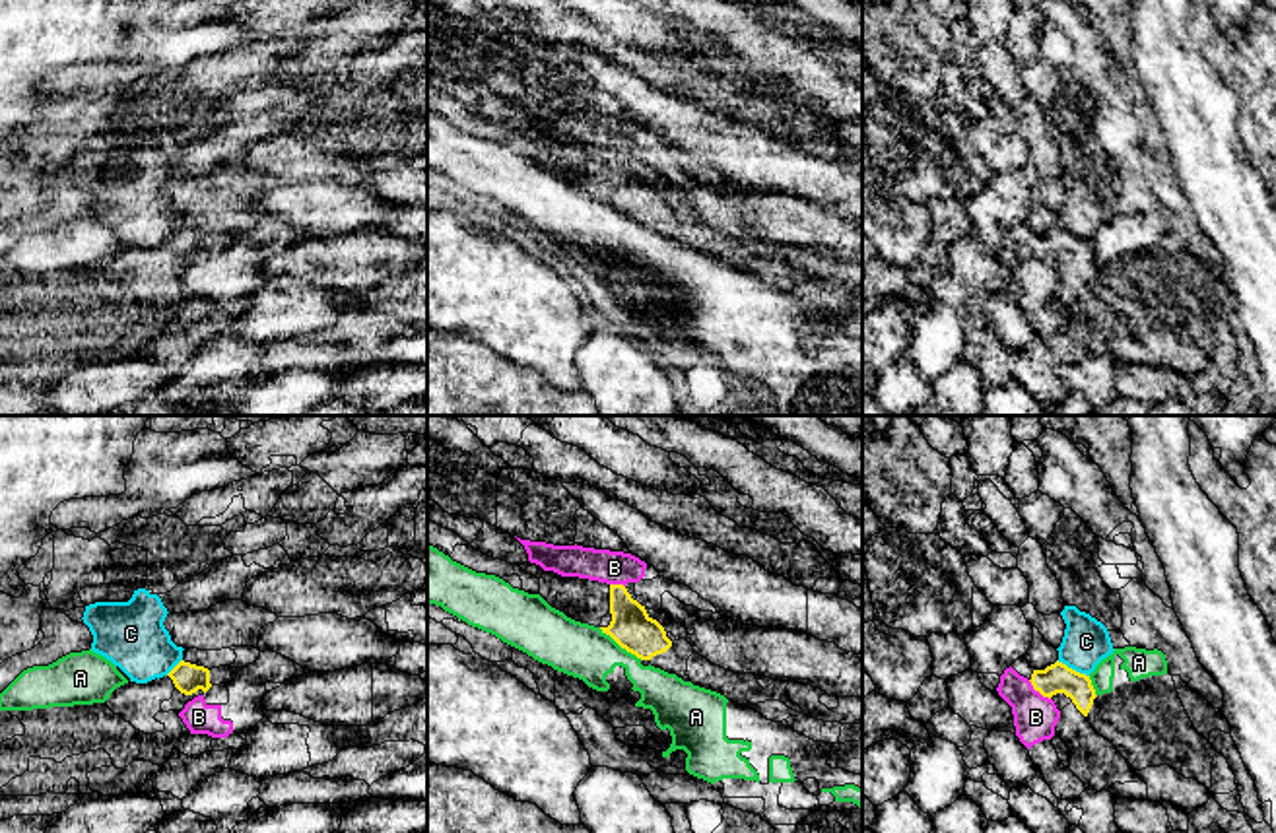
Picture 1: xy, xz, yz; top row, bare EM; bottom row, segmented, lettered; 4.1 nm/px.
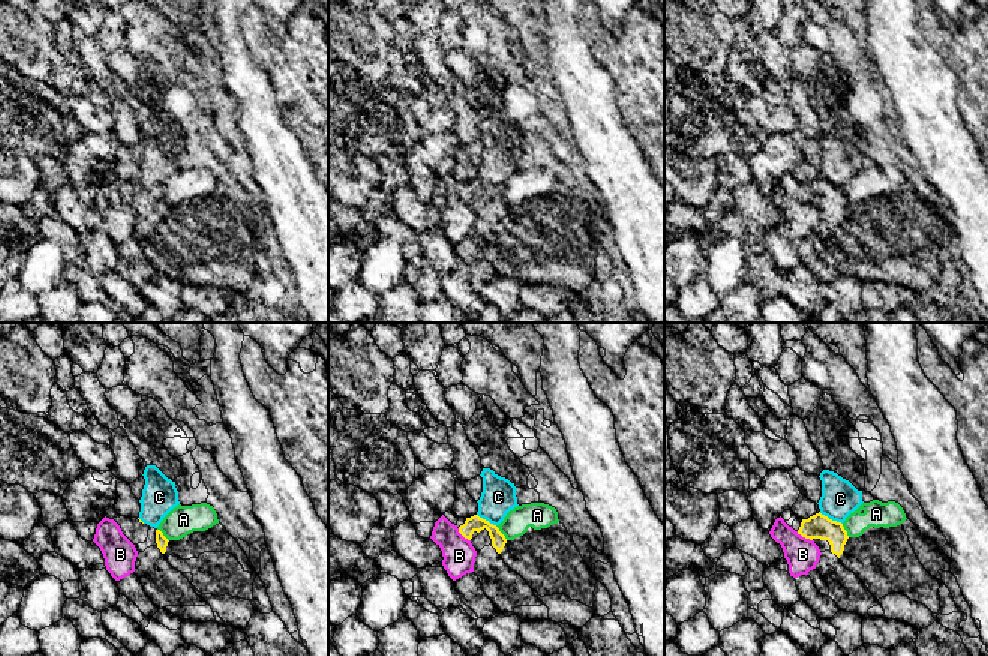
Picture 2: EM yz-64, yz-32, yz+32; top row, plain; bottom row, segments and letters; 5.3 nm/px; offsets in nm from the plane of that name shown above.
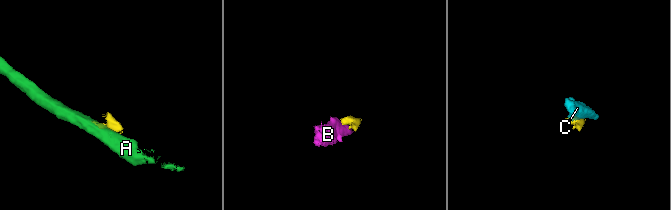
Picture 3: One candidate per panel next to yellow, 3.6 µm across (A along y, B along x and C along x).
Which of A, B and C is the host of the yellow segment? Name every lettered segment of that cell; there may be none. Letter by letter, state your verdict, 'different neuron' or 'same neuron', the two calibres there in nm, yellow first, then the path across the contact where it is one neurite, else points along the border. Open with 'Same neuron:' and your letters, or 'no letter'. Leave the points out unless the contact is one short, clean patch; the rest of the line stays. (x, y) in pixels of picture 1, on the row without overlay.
Same neuron: no letter
A: different neuron; calibres 170 and 220 nm; border xz (599, 193), (641, 224)
B: different neuron; calibres 130 and 180 nm; border yz (1028, 245), (1049, 265)
C: different neuron; calibres 130 and 200 nm; border yz (1057, 226), (1088, 241)

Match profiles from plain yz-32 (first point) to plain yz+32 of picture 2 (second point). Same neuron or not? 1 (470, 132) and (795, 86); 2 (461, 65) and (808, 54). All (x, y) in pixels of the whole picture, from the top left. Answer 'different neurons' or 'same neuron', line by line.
1: same neuron
2: same neuron

